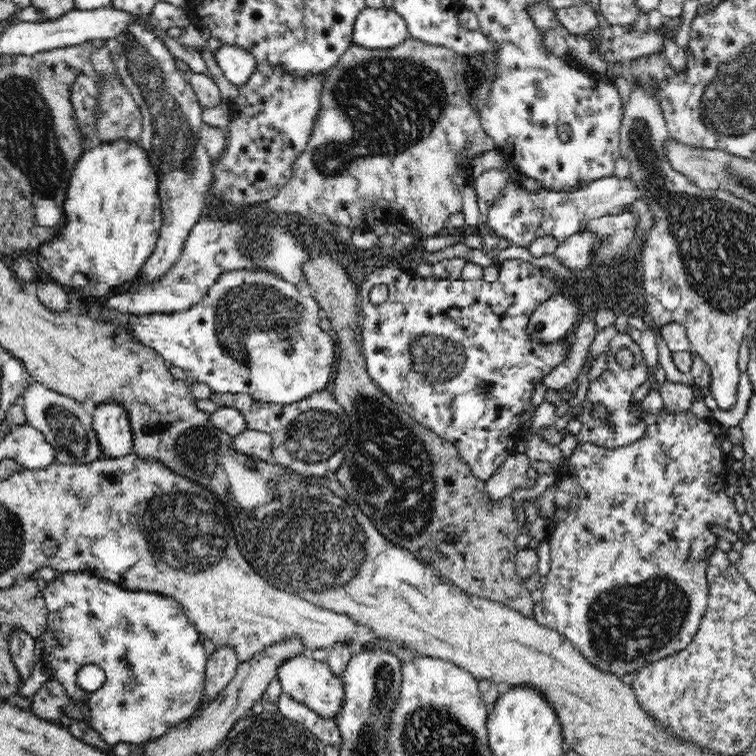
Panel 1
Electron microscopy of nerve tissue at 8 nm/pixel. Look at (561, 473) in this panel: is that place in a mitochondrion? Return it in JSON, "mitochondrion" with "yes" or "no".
{"mitochondrion":"no"}

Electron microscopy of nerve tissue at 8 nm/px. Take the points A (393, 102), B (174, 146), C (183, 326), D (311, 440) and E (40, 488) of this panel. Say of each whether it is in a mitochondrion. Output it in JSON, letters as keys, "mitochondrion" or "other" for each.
{"A":"mitochondrion","B":"mitochondrion","C":"other","D":"mitochondrion","E":"other"}

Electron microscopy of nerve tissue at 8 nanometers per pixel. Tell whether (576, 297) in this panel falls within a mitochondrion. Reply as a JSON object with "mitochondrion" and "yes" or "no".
{"mitochondrion":"no"}

